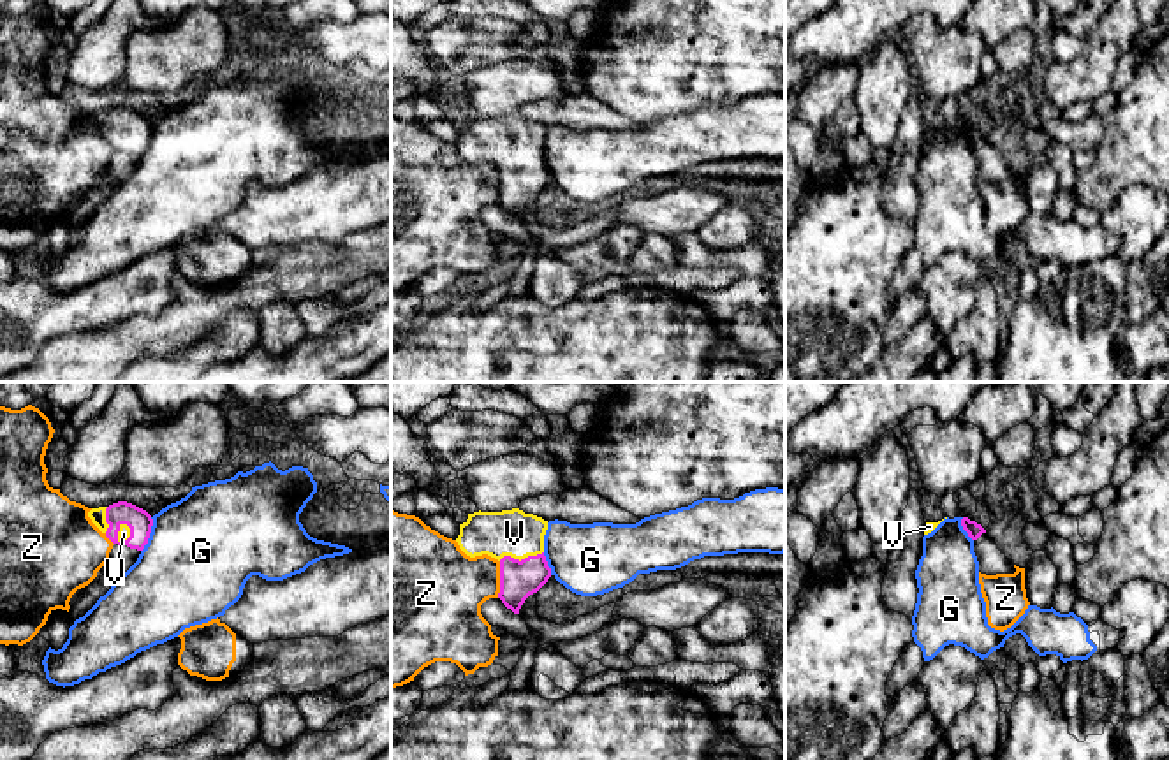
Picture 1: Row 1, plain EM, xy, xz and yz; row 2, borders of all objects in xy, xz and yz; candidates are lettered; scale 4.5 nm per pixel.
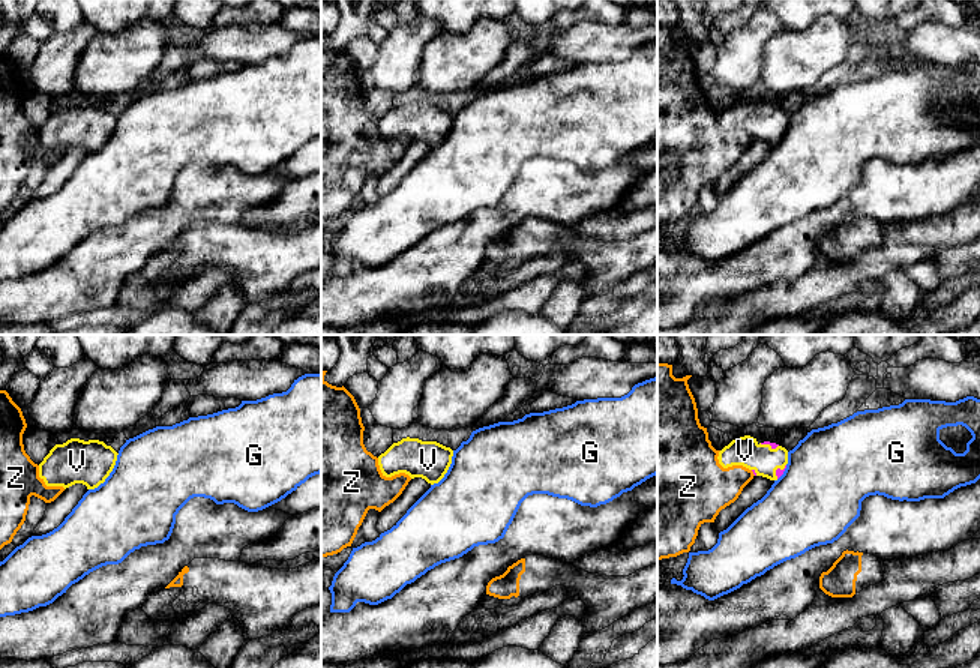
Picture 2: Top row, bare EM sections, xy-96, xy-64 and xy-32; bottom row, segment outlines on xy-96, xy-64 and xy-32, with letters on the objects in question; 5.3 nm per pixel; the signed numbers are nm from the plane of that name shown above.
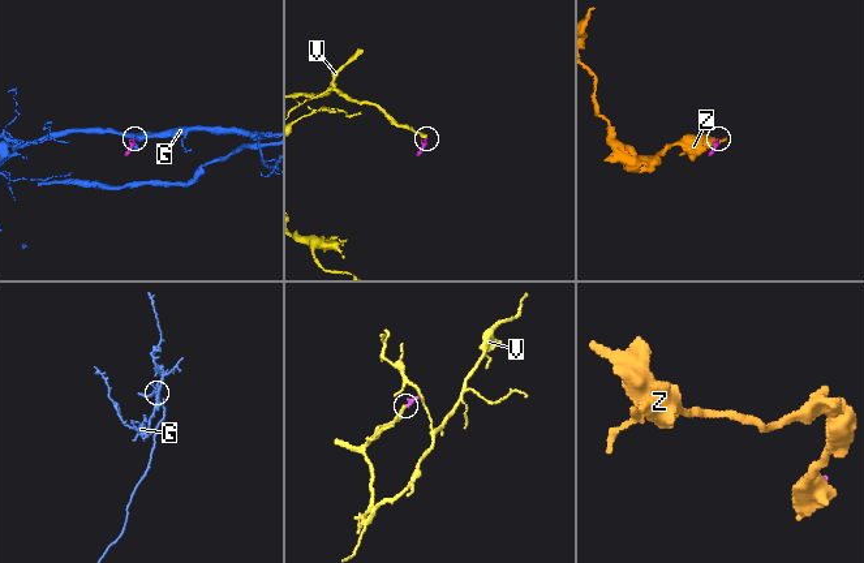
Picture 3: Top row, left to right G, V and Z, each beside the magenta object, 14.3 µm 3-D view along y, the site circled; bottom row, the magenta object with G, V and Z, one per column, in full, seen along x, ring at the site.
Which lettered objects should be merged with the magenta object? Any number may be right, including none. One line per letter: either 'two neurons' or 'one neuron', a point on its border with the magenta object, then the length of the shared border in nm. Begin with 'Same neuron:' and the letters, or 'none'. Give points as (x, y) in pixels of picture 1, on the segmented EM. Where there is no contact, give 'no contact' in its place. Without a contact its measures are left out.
Same neuron: V
G: two neurons; meets magenta in xy at (148, 535); contact 170 nm long
V: one neuron; meets magenta in xz at (518, 560); contact 220 nm long
Z: two neurons; meets magenta in xz at (500, 579); contact 170 nm long

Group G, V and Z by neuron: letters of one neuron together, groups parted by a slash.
G / V / Z

